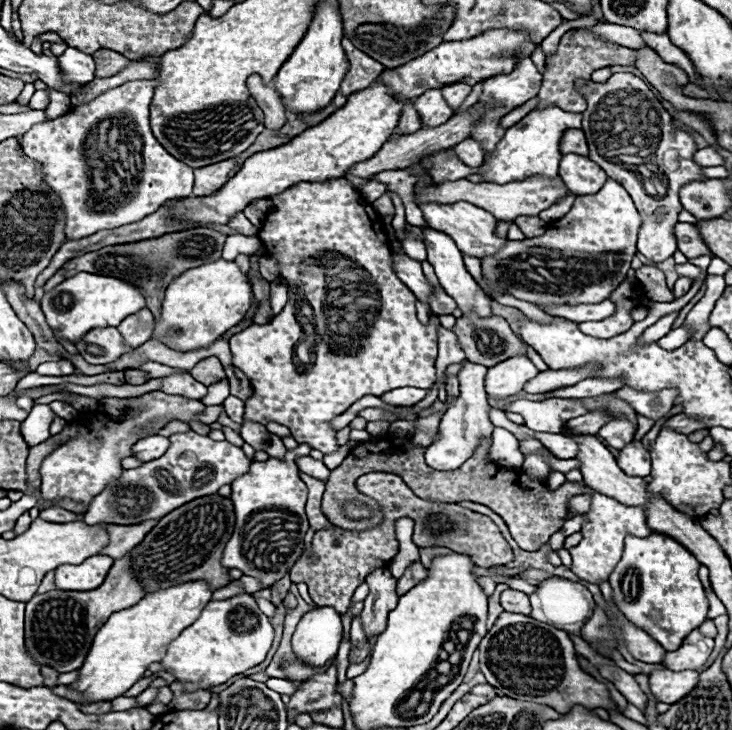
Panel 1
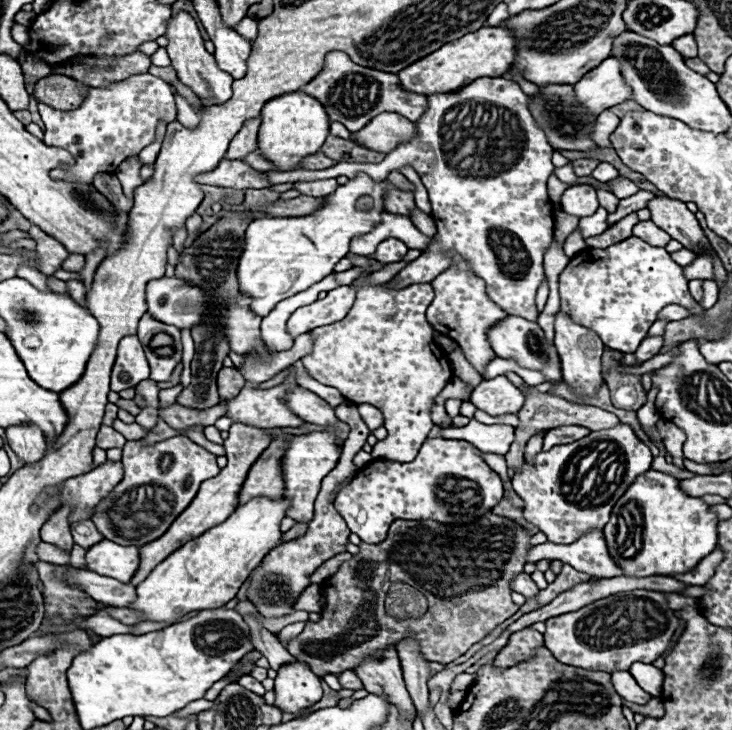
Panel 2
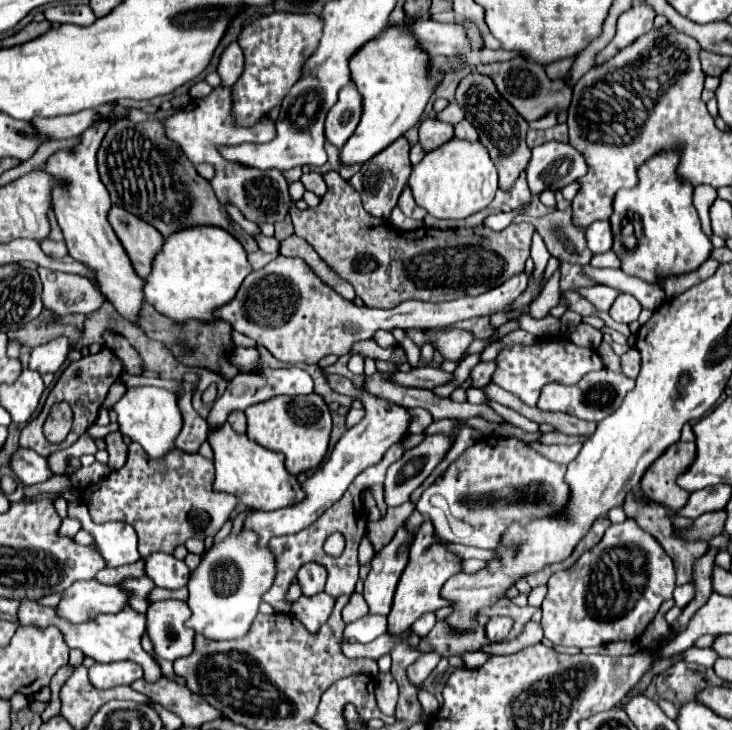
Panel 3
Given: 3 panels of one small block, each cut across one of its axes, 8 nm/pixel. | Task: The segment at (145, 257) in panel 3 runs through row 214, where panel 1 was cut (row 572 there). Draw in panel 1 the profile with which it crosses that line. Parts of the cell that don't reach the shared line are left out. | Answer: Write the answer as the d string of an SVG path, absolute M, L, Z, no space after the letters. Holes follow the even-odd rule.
M130 550L124 558L114 562L98 590L50 590L46 594L36 594L30 602L26 602L26 650L42 666L56 668L58 672L78 670L88 656L94 634L102 628L110 614L136 604L140 598L144 598L144 586L138 578L134 578Z

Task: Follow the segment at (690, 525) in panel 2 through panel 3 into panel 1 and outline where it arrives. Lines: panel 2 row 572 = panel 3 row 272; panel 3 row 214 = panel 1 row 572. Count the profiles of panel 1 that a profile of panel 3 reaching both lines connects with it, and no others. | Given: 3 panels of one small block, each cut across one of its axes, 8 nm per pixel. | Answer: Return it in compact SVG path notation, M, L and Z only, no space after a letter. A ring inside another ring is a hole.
M652 532L646 538L626 536L622 560L612 570L608 582L614 600L630 622L642 626L664 650L676 650L680 642L706 620L708 598L698 580L700 562L674 538Z

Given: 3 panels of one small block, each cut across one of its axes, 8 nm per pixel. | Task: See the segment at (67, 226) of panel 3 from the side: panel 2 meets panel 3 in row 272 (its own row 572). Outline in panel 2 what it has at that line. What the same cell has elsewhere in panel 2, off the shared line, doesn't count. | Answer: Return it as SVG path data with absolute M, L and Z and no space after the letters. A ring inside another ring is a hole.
M102 540L86 552L88 570L116 578L120 582L130 582L140 566L140 548L120 546L112 540Z

